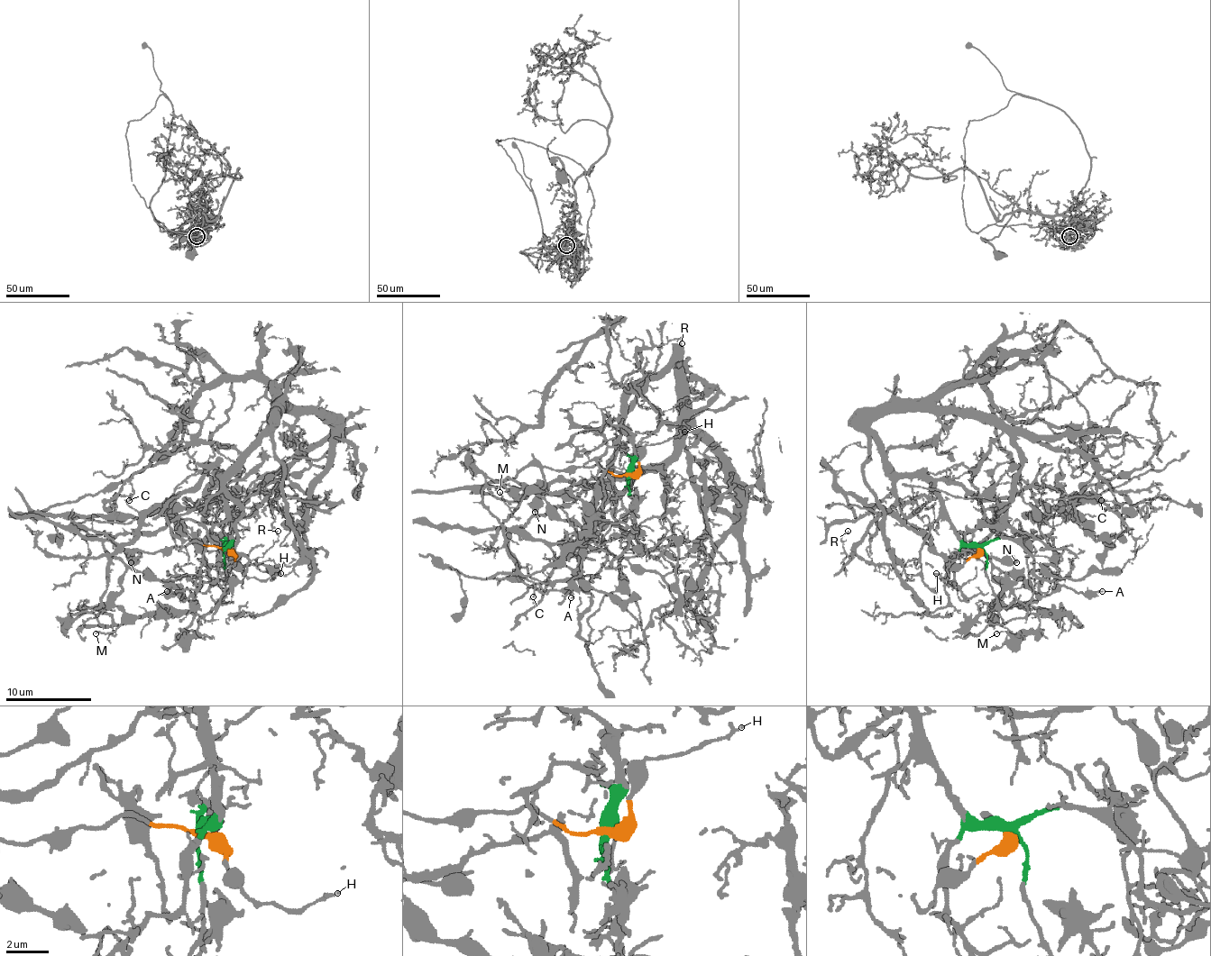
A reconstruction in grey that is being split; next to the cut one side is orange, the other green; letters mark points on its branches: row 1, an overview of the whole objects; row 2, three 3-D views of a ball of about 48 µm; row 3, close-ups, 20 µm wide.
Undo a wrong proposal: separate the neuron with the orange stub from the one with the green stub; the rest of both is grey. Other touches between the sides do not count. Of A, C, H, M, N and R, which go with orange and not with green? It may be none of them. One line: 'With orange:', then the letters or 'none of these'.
With orange: A, H, M, N

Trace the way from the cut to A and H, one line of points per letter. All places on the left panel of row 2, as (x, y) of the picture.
A: (224, 548), (194, 541), (155, 552), (104, 543), (178, 595), (177, 587), (166, 591)
H: (224, 548), (234, 556), (239, 569), (245, 576), (265, 580), (280, 574)

